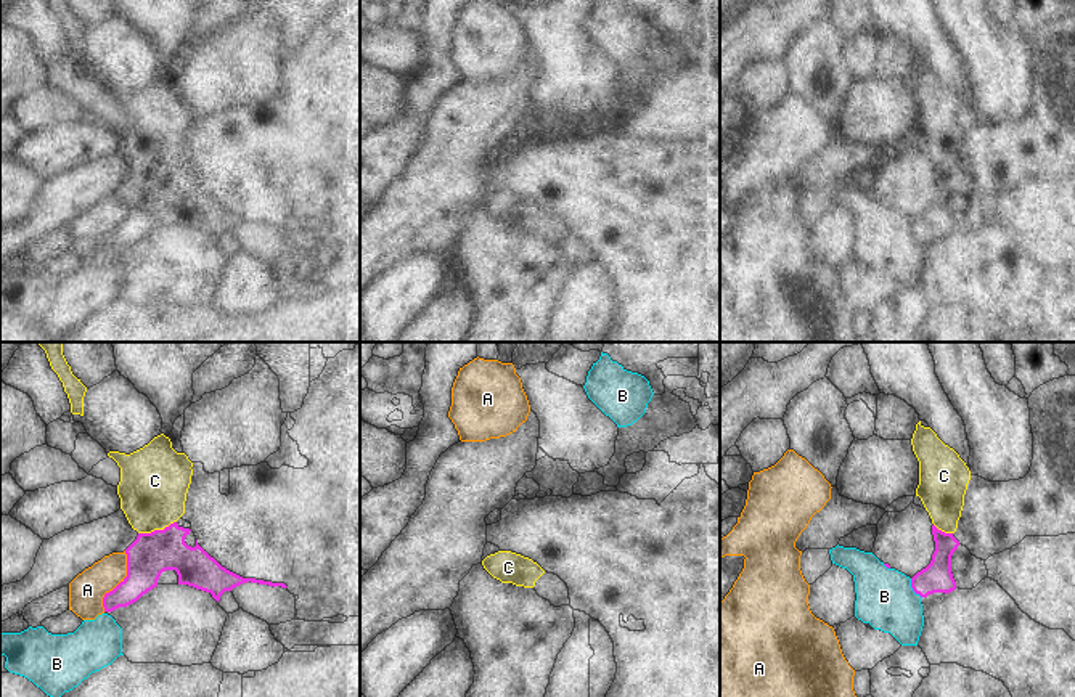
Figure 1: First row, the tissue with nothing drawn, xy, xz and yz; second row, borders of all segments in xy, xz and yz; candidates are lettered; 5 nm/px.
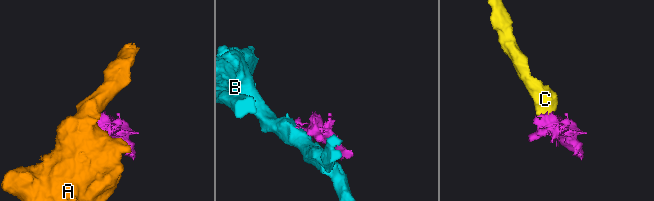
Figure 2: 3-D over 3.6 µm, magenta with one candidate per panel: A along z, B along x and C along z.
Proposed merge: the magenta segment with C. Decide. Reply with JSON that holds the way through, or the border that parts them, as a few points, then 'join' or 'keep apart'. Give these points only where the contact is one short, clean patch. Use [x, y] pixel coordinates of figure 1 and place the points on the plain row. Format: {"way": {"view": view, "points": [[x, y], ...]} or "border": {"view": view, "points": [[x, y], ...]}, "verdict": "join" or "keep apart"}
{"way": {"view": "xy", "points": [[150, 195], [156, 188], [156, 171], [155, 121]]}, "verdict": "join"}

